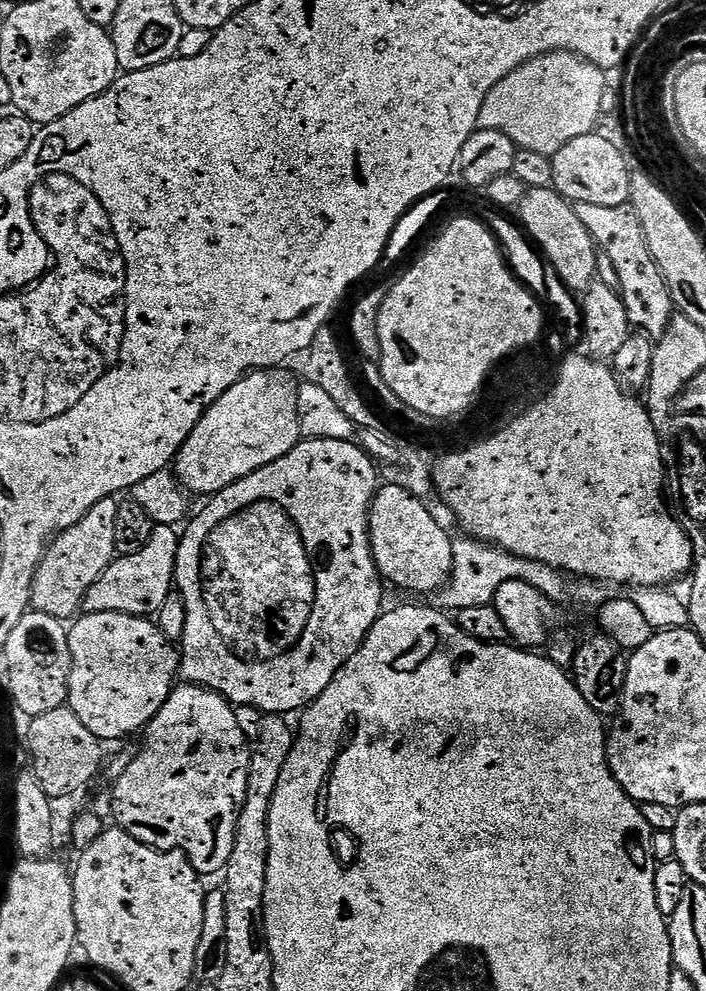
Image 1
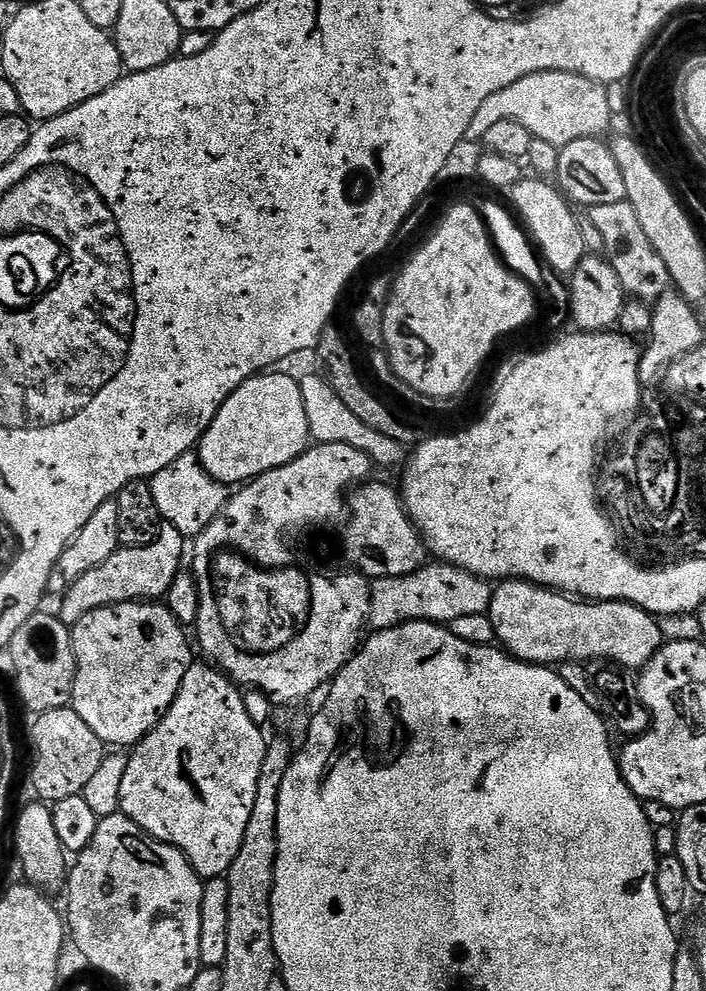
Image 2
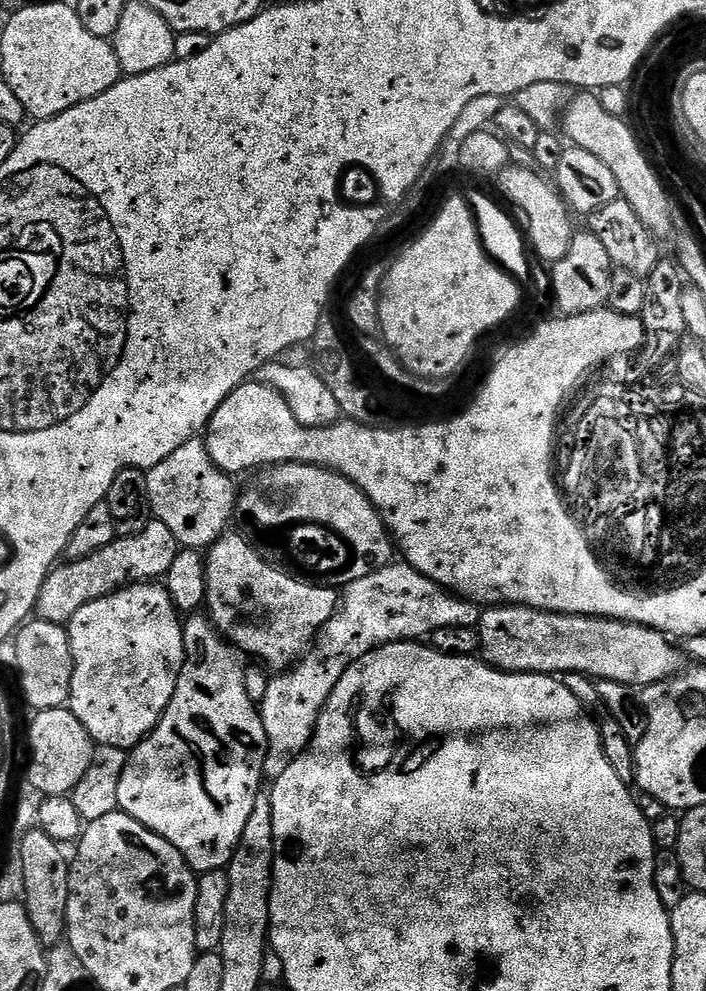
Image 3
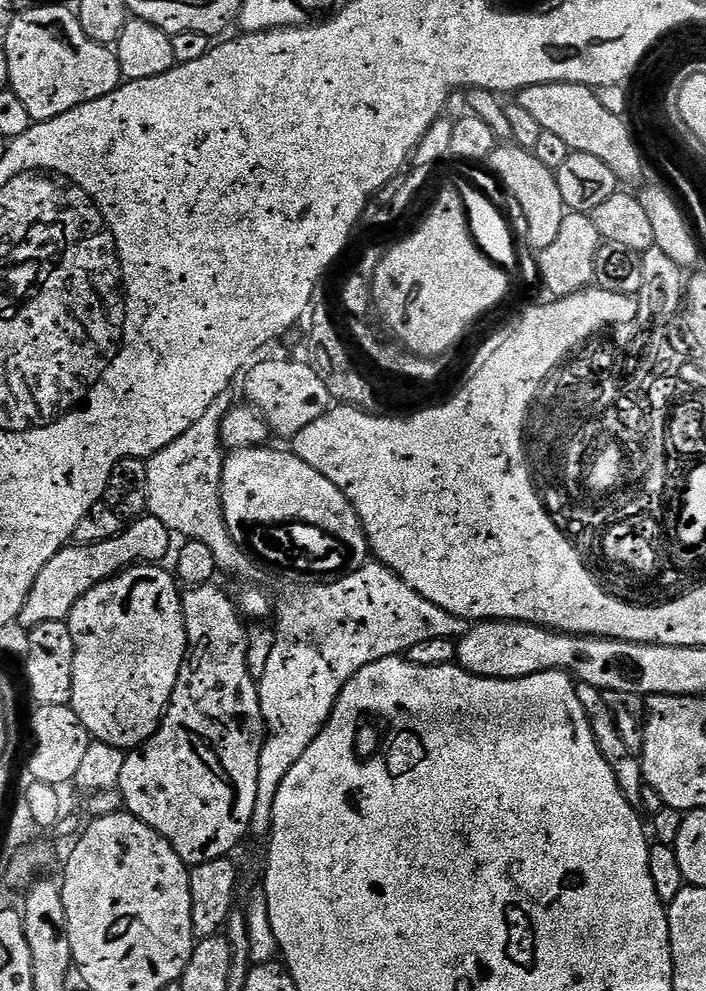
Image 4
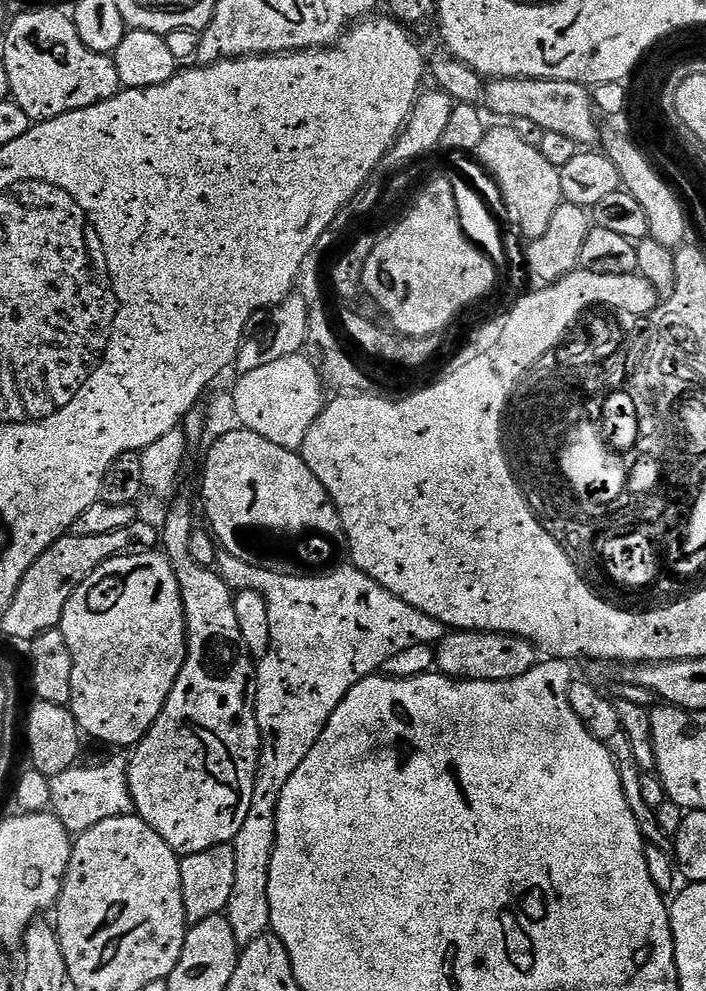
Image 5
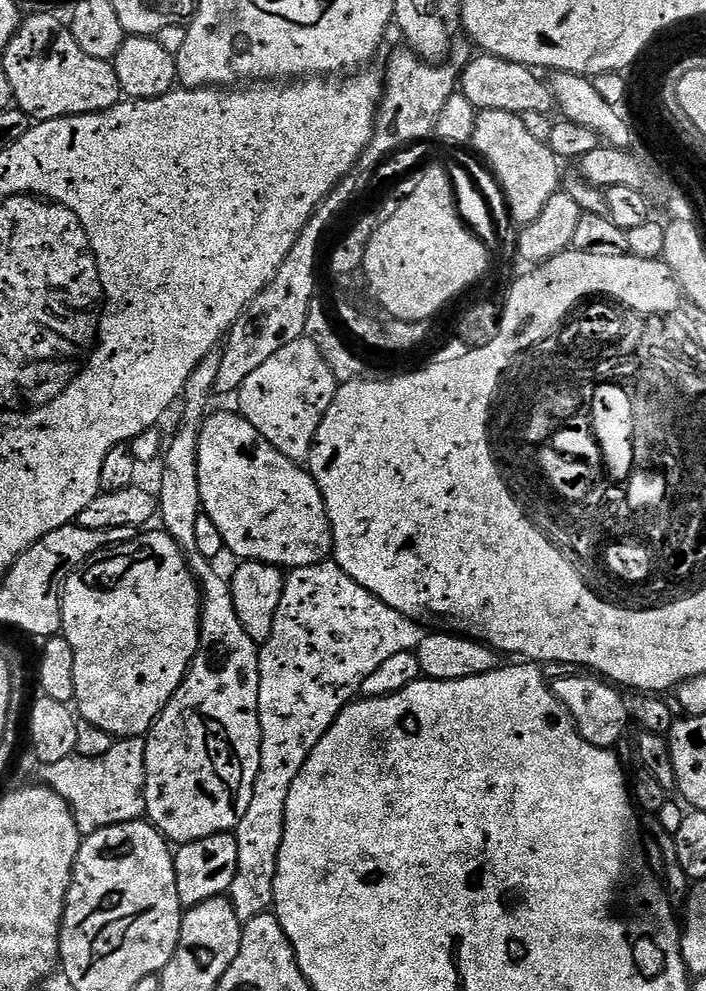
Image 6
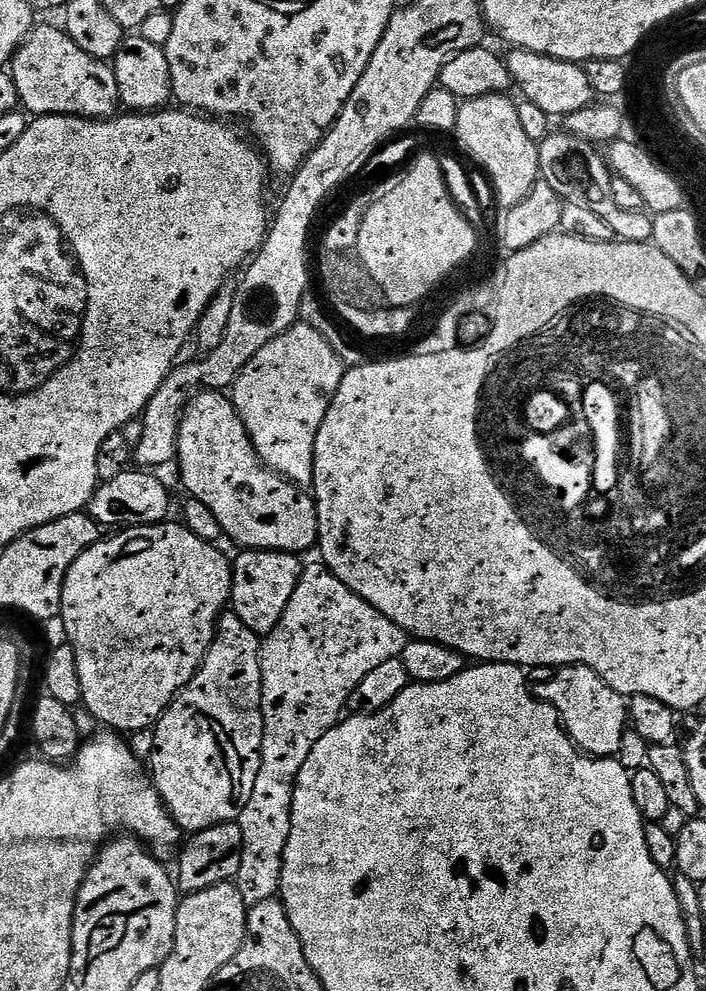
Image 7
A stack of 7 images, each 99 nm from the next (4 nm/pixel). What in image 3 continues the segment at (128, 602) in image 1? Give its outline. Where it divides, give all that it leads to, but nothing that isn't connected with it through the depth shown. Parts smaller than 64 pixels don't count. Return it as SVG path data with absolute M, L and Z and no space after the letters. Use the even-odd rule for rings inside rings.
M154 518L148 523L146 530L142 530L138 534L121 536L114 542L110 542L110 546L102 546L102 550L98 550L86 558L82 558L81 560L68 560L53 568L52 571L48 573L46 582L40 591L40 597L34 609L35 615L46 622L67 625L68 621L74 618L74 614L78 614L78 610L82 610L82 606L86 606L91 600L106 598L118 590L128 588L131 584L147 584L167 577L177 551L178 545L174 534L170 534L169 528L166 527L161 520Z

